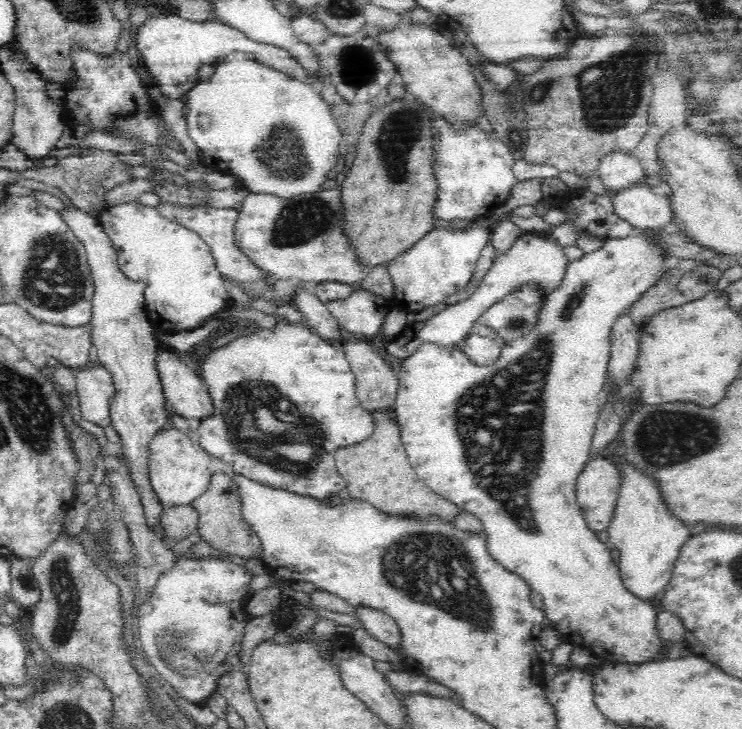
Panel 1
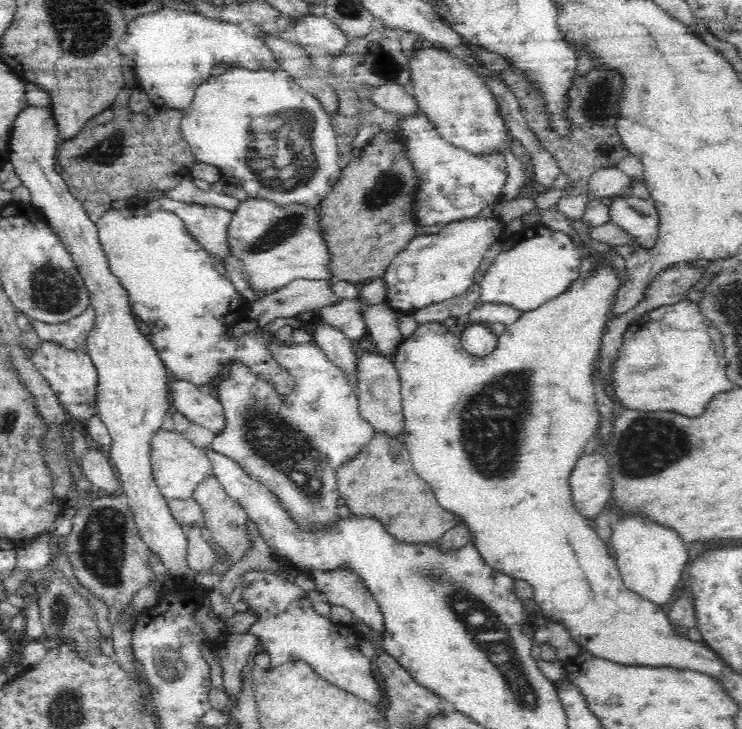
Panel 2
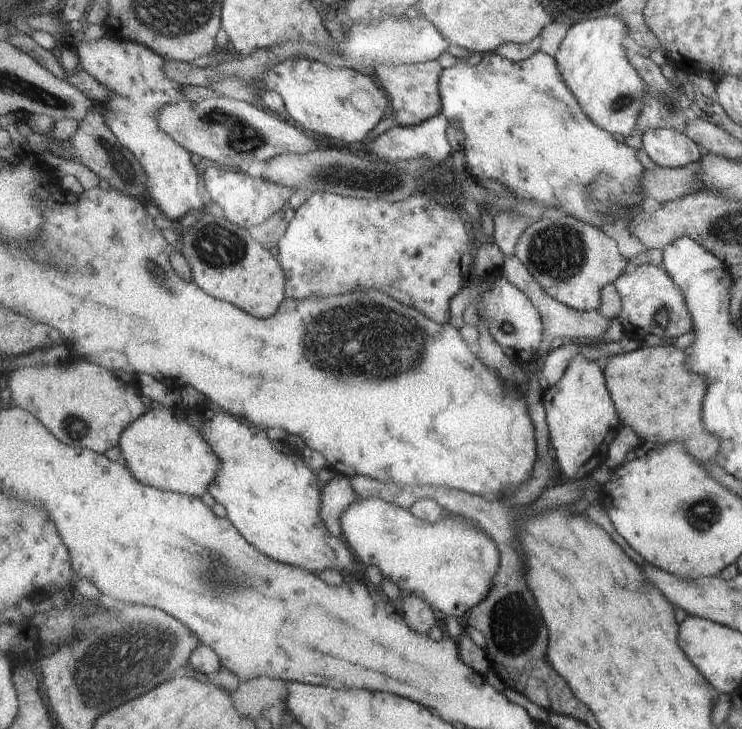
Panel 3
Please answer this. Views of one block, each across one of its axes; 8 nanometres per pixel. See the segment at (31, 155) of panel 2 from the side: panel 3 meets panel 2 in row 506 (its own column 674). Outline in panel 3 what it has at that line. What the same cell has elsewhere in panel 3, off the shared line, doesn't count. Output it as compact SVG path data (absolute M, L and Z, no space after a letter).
M669 128L647 130L642 149L657 167L681 168L699 161L699 146L687 136Z

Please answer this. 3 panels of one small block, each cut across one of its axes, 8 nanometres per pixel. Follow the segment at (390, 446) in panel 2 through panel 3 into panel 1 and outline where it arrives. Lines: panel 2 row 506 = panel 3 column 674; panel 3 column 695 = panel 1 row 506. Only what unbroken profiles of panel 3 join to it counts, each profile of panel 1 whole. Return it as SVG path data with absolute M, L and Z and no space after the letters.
M373 410L372 413L374 432L366 440L340 447L335 452L335 464L338 472L346 478L346 487L352 498L360 498L392 514L420 518L437 515L445 520L448 518L447 522L454 522L462 509L431 490L412 468L393 413L384 410Z

